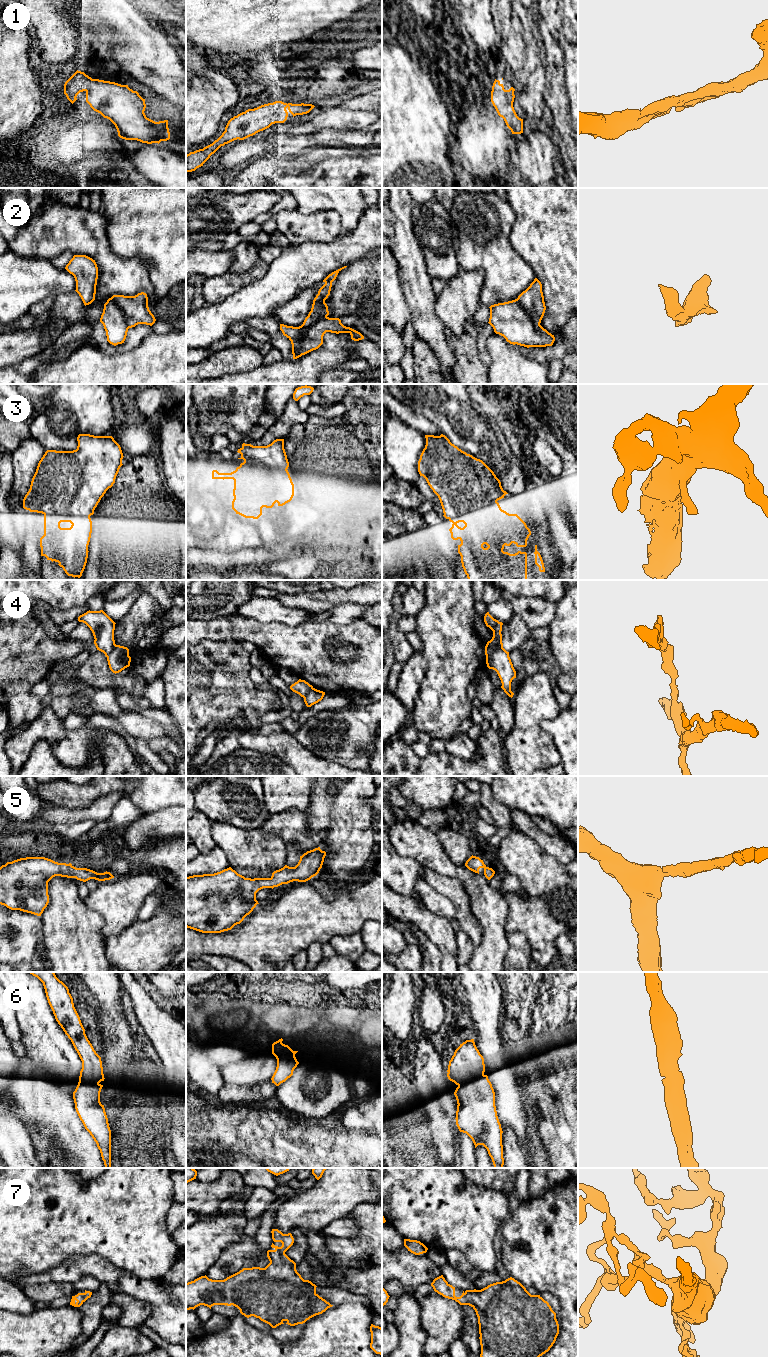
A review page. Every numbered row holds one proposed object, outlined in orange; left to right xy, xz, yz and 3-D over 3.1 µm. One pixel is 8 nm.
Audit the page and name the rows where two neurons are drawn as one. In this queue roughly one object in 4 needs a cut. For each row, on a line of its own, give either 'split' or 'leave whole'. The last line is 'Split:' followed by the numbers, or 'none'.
1: leave whole
2: split
3: leave whole
4: split
5: leave whole
6: leave whole
7: leave whole
Split: 2, 4

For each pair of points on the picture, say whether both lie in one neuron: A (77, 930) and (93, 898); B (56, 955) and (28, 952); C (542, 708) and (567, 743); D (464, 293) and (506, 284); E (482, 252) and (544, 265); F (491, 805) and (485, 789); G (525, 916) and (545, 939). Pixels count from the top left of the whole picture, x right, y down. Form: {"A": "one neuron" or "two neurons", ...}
{"A": "two neurons", "B": "two neurons", "C": "two neurons", "D": "two neurons", "E": "two neurons", "F": "one neuron", "G": "one neuron"}

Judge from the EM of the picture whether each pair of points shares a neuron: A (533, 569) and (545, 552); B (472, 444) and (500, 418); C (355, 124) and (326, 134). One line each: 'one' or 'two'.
A: two
B: two
C: two

